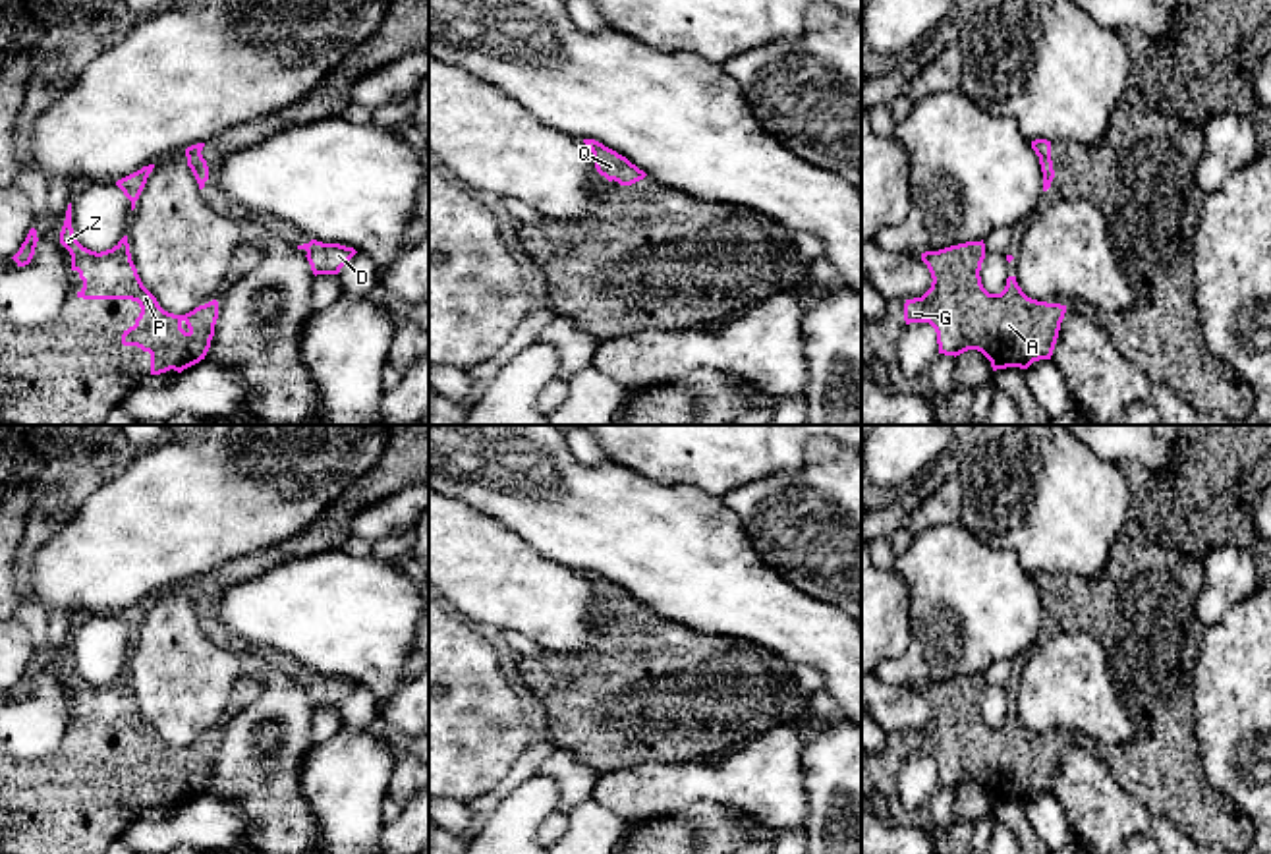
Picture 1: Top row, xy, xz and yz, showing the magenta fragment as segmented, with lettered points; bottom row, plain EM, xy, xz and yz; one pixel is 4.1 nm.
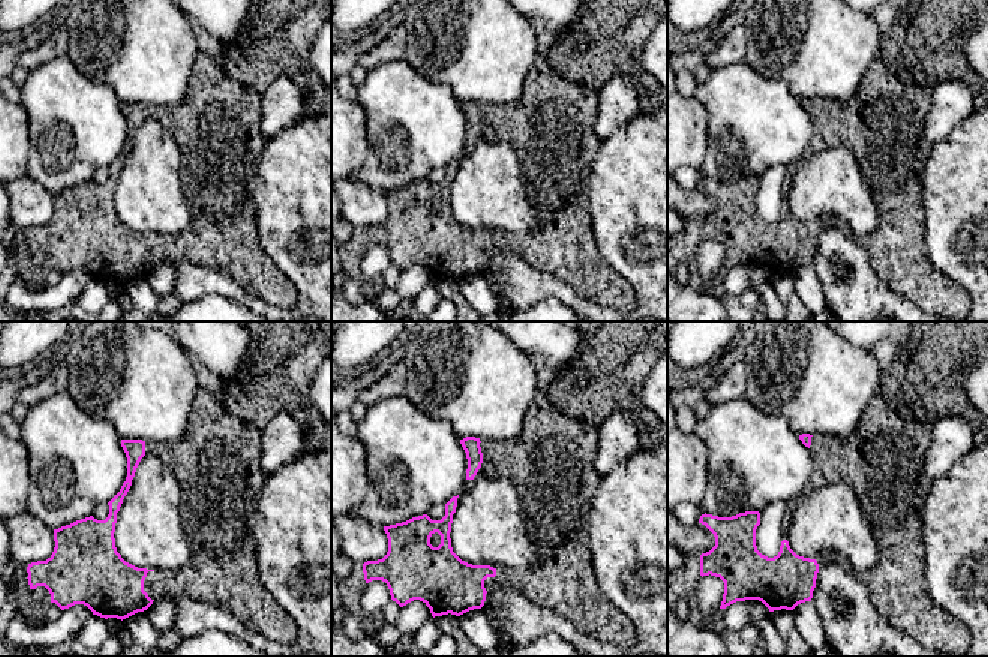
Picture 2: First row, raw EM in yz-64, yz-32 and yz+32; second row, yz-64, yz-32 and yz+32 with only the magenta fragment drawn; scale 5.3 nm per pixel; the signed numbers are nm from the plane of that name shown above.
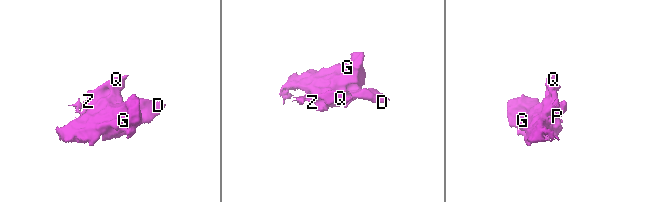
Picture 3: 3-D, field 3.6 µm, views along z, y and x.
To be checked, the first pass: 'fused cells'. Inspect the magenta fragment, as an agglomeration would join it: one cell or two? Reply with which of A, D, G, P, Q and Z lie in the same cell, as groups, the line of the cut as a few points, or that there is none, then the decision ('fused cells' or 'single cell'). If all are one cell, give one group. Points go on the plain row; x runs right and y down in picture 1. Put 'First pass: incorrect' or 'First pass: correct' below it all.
groups A D G P Q Z; cut none; single cell
First pass: incorrect

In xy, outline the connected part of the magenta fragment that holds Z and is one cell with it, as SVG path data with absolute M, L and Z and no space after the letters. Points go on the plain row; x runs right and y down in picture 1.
M71 636L66 643L60 676L71 688L71 703L77 703L83 713L77 730L131 732L139 736L141 746L135 757L124 763L122 777L137 779L151 786L151 808L160 808L170 802L182 806L205 792L218 752L216 732L185 748L164 744L137 707L127 669L112 682L100 686L83 680L73 669Z

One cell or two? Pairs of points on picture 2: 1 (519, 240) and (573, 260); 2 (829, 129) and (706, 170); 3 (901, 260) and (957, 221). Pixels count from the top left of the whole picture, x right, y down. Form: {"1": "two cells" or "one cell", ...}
{"1": "one cell", "2": "two cells", "3": "two cells"}

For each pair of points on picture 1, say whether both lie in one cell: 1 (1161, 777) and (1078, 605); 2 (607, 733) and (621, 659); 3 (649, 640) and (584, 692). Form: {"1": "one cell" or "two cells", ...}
{"1": "one cell", "2": "one cell", "3": "one cell"}

